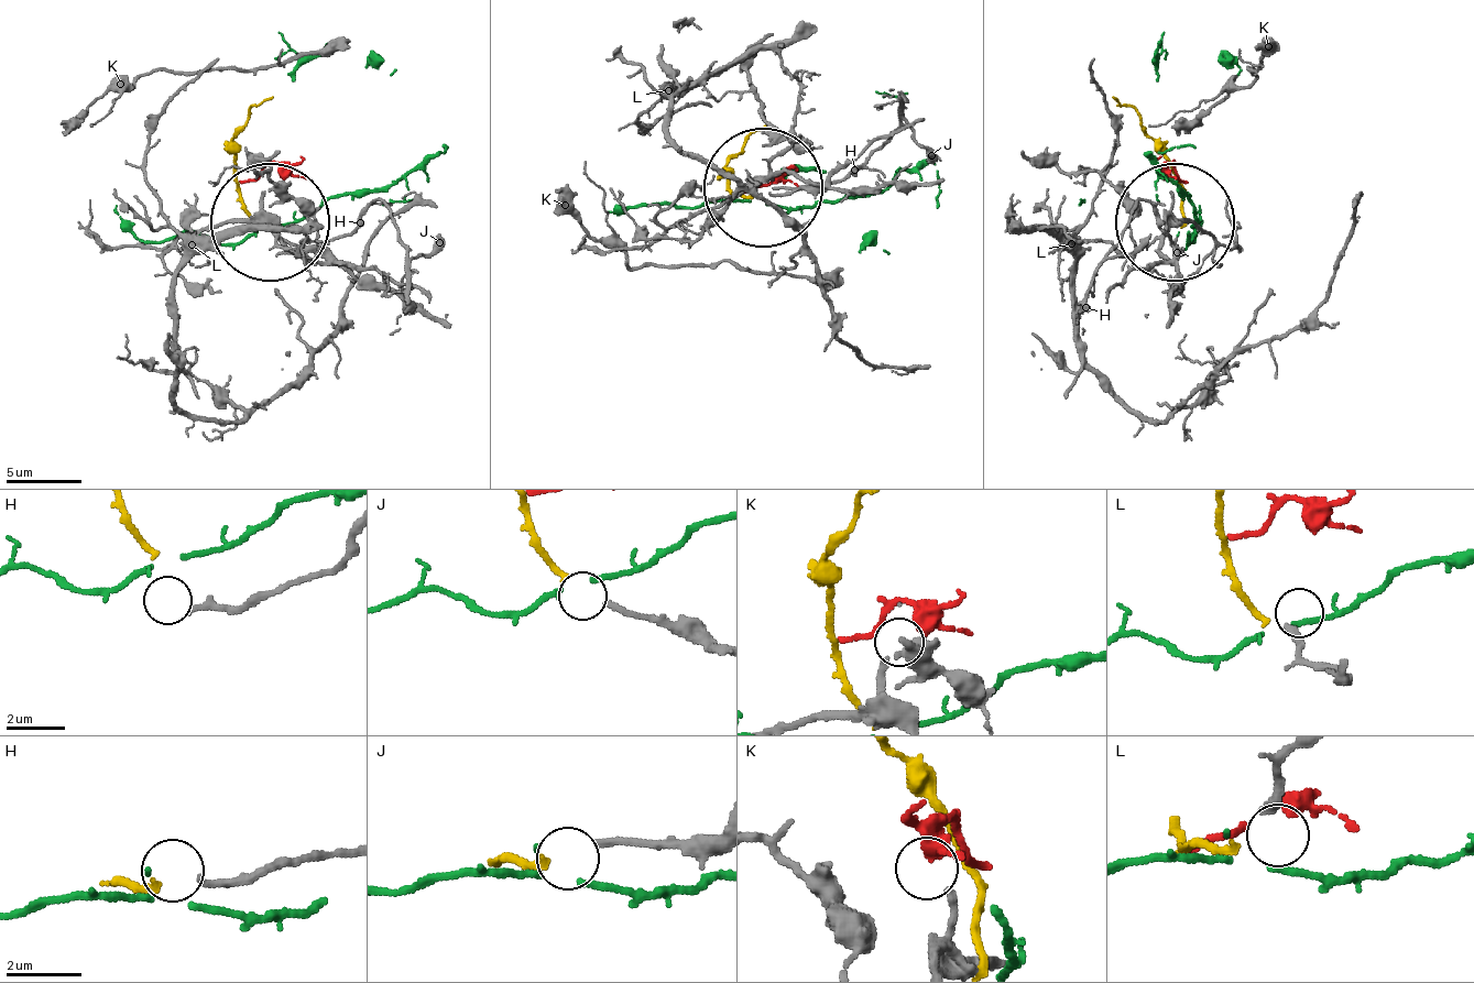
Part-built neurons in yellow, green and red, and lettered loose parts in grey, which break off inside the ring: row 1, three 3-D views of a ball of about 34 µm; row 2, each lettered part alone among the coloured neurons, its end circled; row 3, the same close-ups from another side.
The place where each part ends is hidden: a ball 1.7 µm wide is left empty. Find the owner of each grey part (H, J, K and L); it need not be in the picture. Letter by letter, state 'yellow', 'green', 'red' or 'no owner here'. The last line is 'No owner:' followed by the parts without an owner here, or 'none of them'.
H: no owner here
J: yellow
K: no owner here
L: no owner here
No owner: H, K, L

